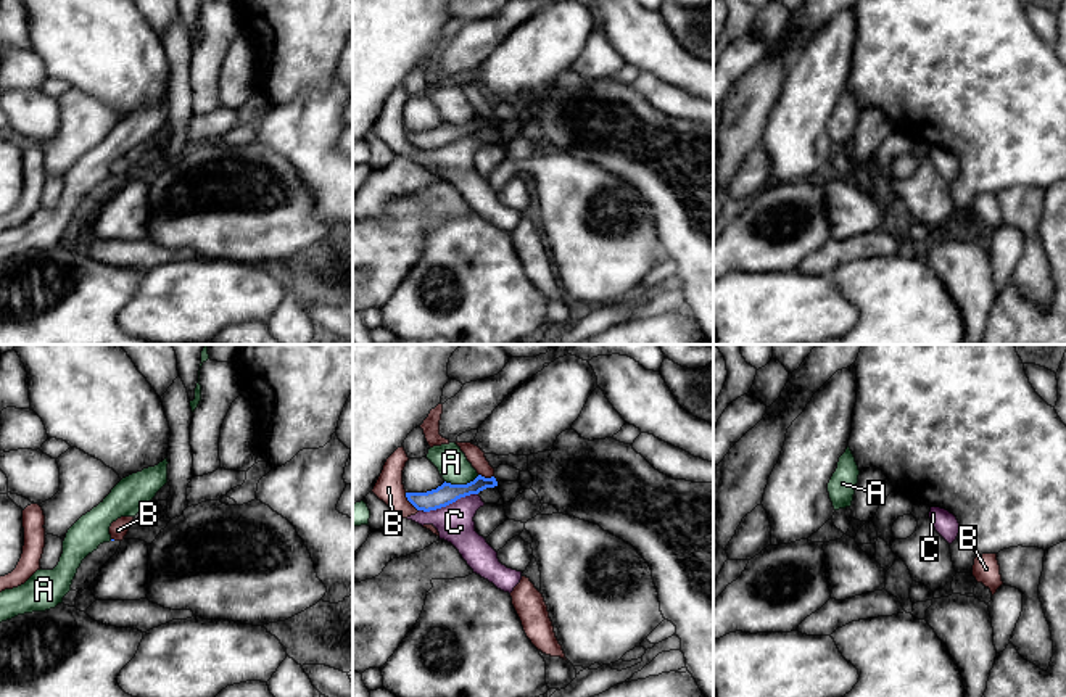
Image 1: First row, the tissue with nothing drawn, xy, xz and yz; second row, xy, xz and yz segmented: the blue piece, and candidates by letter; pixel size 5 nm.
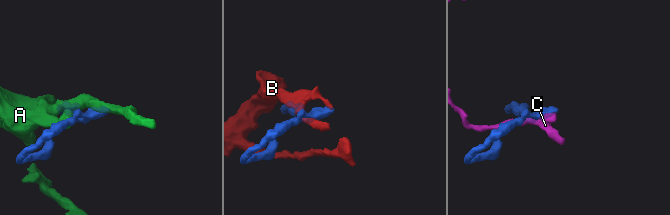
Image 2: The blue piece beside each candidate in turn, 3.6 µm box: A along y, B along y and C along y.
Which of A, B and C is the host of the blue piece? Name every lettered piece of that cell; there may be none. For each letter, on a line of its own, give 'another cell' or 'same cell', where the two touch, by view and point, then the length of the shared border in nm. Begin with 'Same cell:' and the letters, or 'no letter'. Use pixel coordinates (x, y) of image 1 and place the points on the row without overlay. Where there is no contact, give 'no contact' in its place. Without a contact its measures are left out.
Same cell: no letter
A: another cell | xz (461, 124) | 180 nm
B: another cell | xz (409, 140) | 120 nm
C: another cell | xz (448, 144) | 300 nm

